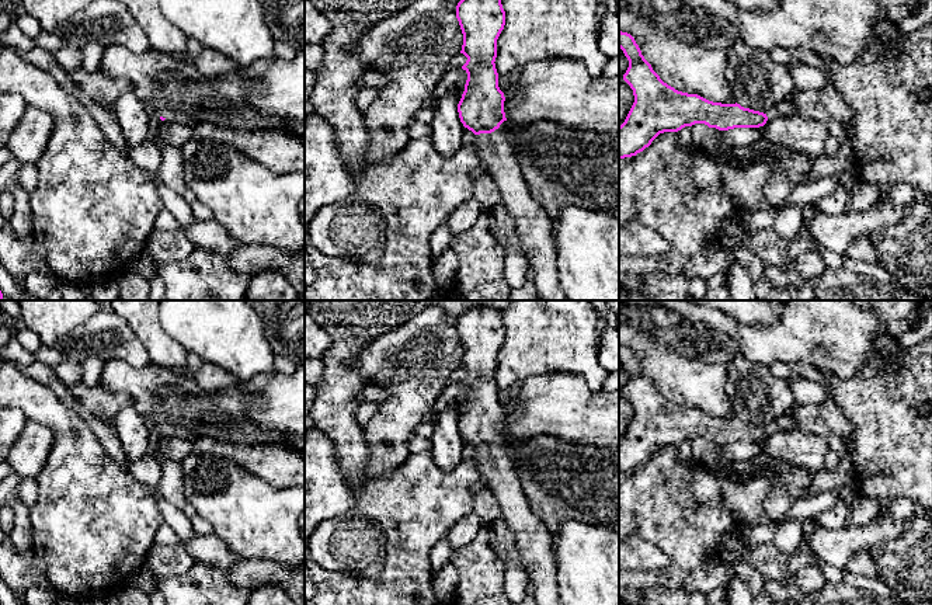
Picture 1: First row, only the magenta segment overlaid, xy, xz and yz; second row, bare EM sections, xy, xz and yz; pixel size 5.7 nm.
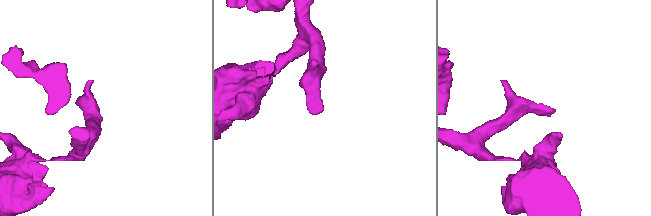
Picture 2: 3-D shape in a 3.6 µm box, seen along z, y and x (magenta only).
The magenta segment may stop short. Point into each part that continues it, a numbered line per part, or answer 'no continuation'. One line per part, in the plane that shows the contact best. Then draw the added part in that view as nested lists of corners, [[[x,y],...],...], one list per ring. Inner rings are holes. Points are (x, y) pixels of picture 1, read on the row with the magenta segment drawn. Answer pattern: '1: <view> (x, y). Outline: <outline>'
1: xz (532, 223). Outline: [[[494,133],[476,135],[474,142],[480,163],[495,181],[501,204],[514,219],[521,247],[535,271],[538,298],[567,300],[557,278],[552,218],[531,197],[510,143]]]

